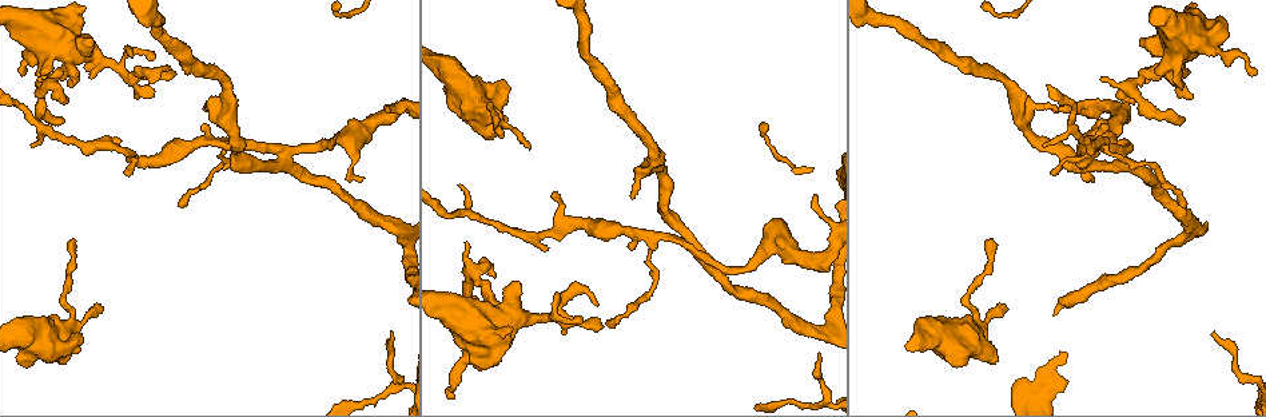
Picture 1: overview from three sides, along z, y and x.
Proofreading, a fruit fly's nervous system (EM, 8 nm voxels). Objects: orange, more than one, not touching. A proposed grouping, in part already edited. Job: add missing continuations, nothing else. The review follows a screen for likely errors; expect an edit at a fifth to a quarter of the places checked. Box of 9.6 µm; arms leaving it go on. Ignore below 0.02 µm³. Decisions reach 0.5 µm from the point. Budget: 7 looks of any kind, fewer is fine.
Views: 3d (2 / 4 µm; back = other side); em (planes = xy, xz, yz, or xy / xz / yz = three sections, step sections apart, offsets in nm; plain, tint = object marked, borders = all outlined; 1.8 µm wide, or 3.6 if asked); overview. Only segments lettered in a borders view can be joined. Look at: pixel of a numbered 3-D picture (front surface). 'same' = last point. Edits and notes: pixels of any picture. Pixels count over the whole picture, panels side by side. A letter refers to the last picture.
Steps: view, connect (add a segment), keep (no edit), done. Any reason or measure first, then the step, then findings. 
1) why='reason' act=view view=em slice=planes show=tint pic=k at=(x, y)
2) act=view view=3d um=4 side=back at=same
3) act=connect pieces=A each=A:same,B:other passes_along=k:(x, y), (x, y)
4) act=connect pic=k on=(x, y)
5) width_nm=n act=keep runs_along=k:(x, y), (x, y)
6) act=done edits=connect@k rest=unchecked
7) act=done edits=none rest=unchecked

why='thin end' act=view view=3d um=4 pic=1 at=(611, 326)

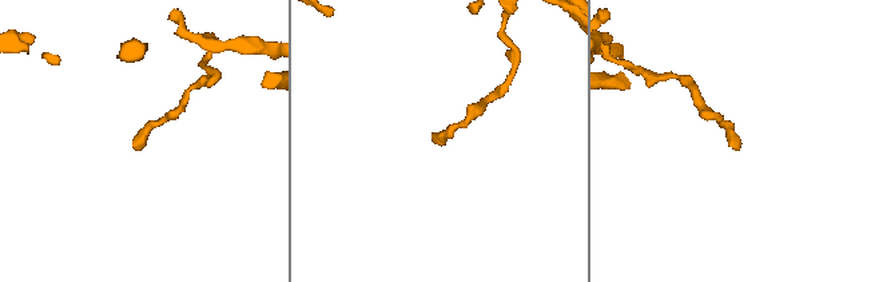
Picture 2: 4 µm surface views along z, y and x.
why='now the EM' act=view view=em slice=yz step=16 show=tint pic=2 at=(137, 149)

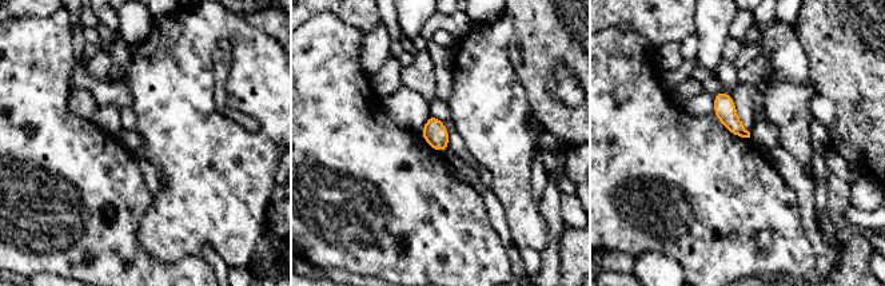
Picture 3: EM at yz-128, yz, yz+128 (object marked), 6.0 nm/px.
why='cut it another way' act=view view=em slice=planes show=borders at=same

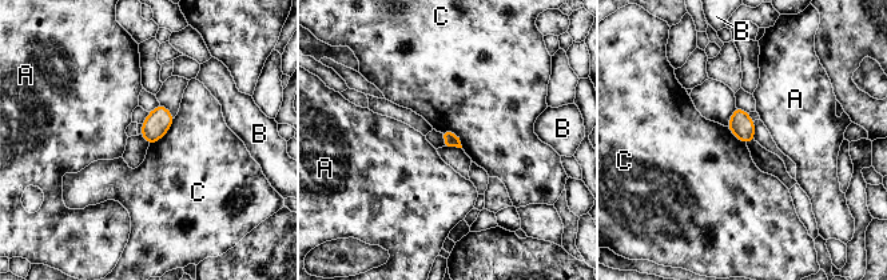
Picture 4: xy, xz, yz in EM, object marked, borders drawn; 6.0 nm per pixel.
longest_contact=C:220nm act=keep each=A:other,B:other,C:other found='no lettered segment goes on from it'

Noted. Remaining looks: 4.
act=view view=3d um=4 pic=1 at=(90, 37)

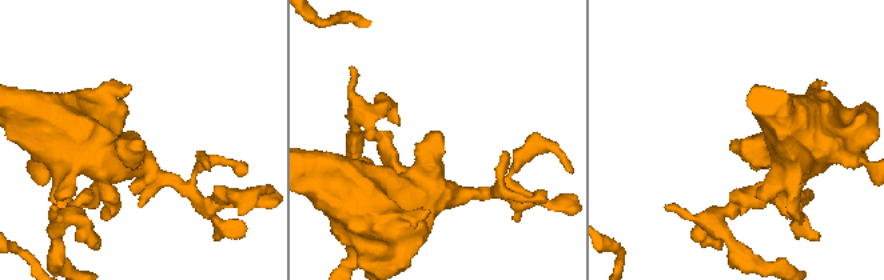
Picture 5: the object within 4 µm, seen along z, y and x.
why='need the tissue' act=view view=em slice=planes show=tint pic=5 at=(140, 139)

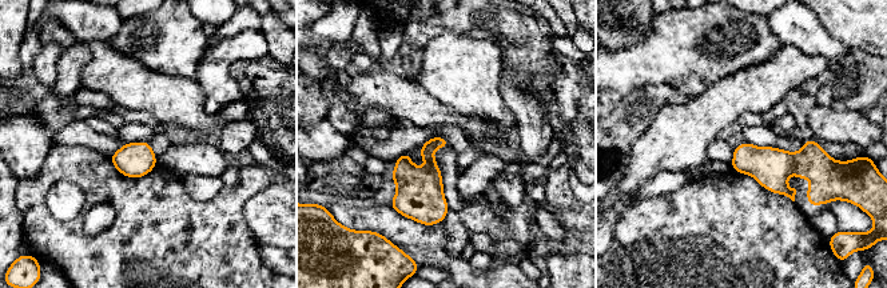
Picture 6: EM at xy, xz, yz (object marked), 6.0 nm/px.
why='what lies round it' act=view view=em slice=planes show=borders at=same

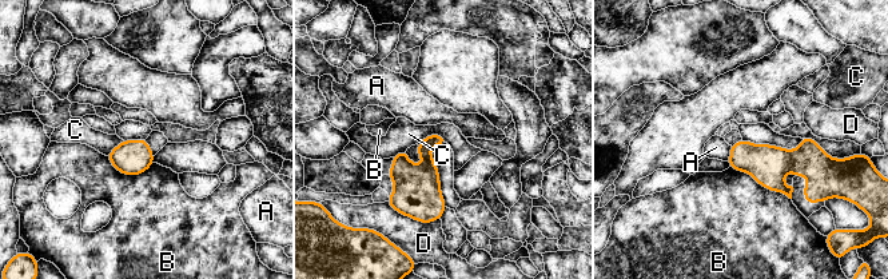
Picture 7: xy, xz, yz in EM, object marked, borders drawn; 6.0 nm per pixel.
longest_contact=B:420nm act=keep each=A:other,B:other,C:other,D:other found='none of them fits'

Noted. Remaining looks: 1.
why='thick turns thin' act=view view=em um=3.6 slice=xz step=4 show=borders pic=1 at=(64, 327)

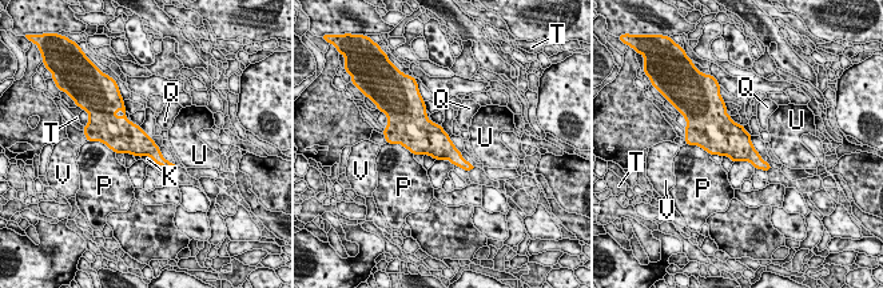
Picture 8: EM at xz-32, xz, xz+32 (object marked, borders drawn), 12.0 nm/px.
act=keep each=K:other,P:other,Q:other,T:other,U:other,V:other border=8:(142, 156), (148, 156), (154, 162) found='none of them fits'

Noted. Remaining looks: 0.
act=done edits=none rest=unchecked

